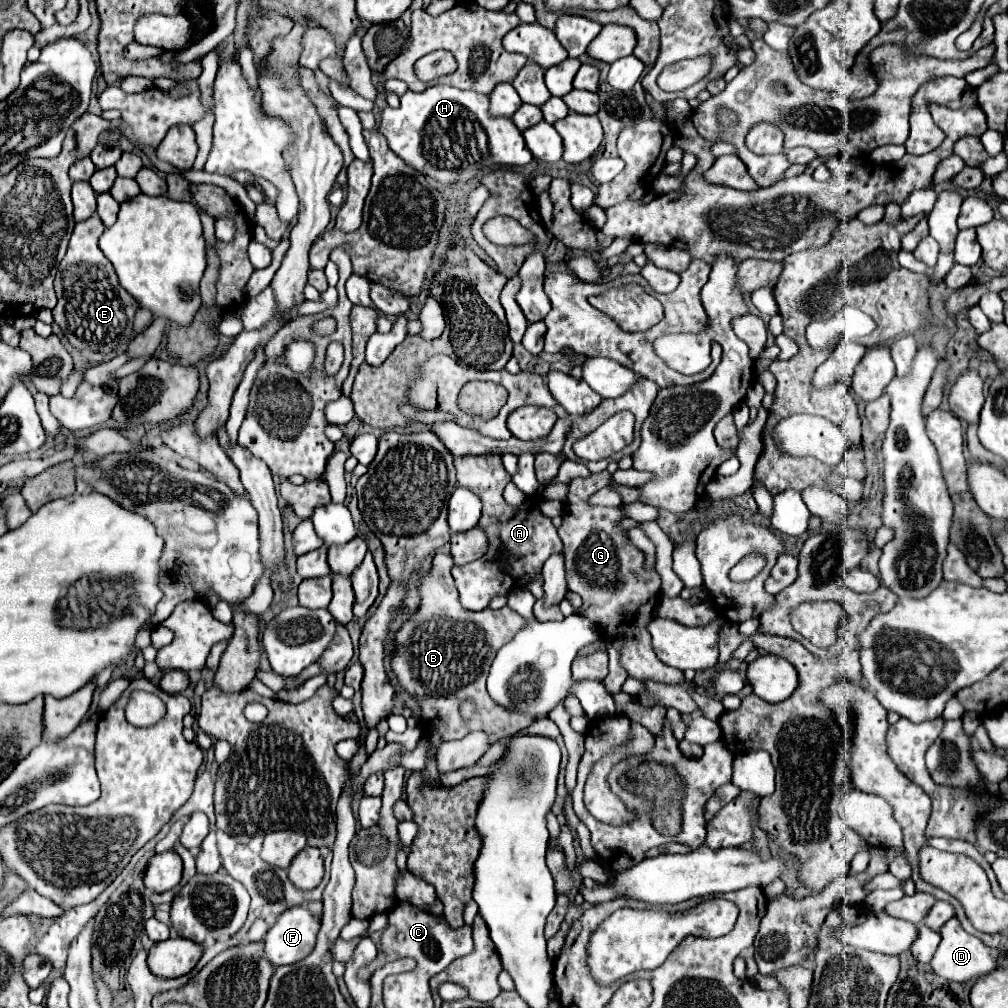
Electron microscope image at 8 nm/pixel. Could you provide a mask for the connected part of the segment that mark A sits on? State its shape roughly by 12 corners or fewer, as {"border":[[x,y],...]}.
{"border":[[500,456],[454,458],[482,500],[484,558],[454,566],[460,604],[484,610],[562,552],[542,496],[506,504]]}

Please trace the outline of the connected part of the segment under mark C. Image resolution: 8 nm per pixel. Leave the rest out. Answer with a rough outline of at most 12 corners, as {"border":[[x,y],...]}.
{"border":[[398,900],[376,960],[358,972],[410,956],[428,976],[474,950],[472,928]]}

